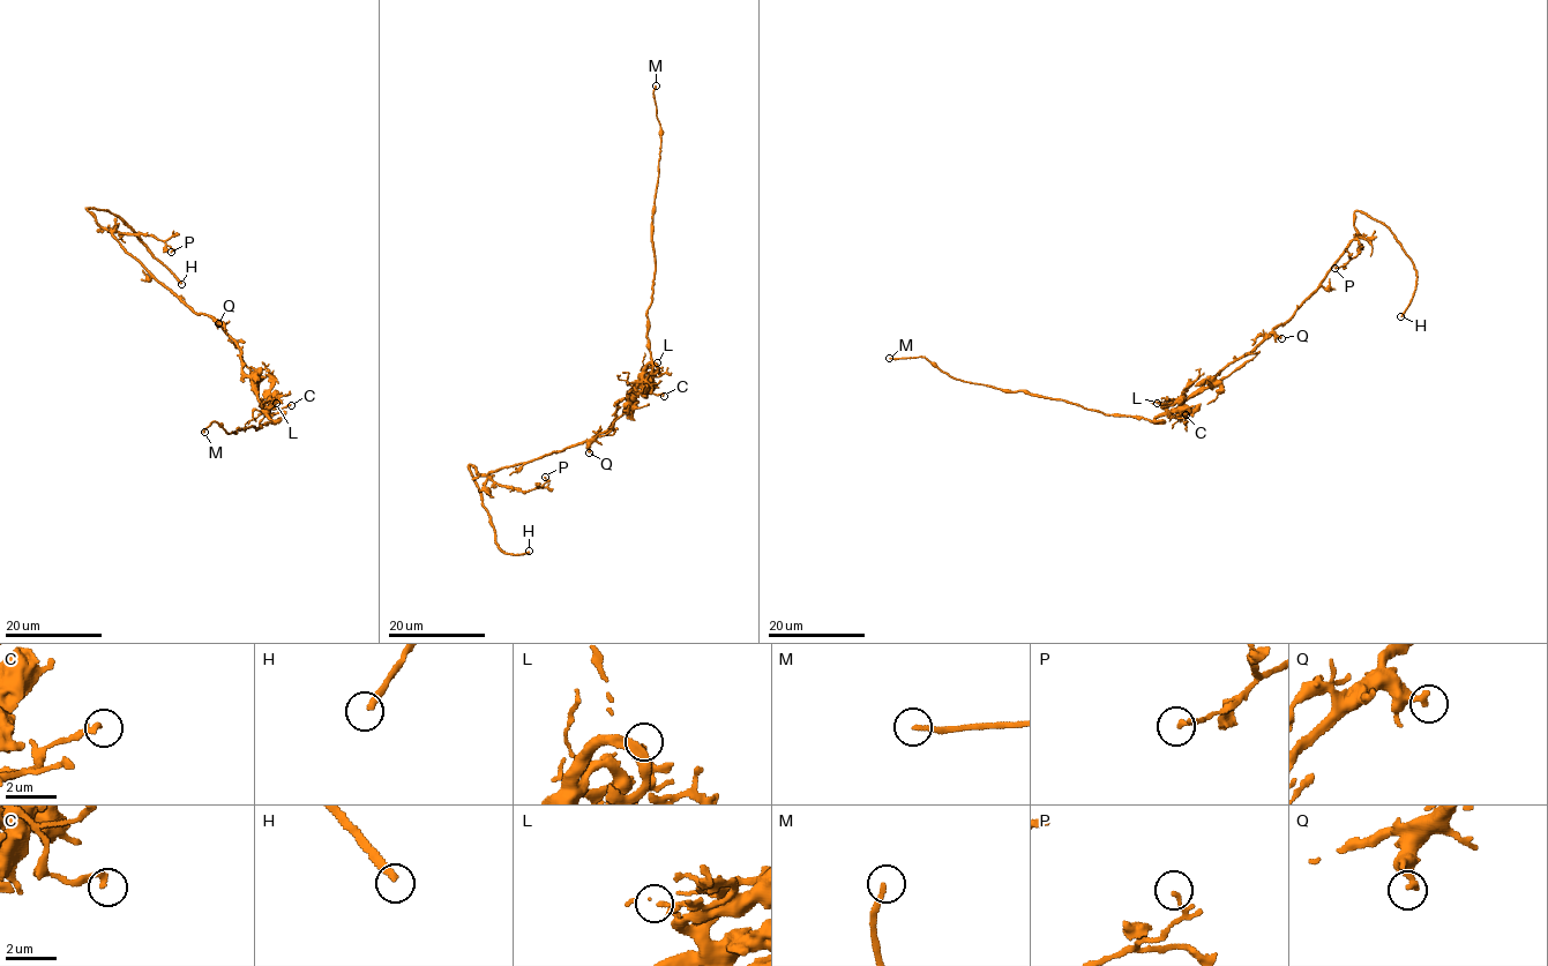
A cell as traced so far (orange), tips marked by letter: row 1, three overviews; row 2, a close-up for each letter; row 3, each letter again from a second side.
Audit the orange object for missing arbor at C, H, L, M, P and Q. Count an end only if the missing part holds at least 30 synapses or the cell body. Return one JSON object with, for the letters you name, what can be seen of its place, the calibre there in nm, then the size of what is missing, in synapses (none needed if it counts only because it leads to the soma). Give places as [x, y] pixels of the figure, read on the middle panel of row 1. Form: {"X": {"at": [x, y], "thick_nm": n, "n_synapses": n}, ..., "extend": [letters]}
{"H": {"at": [529, 551], "thick_nm": 280}, "extend": ["H"]}

